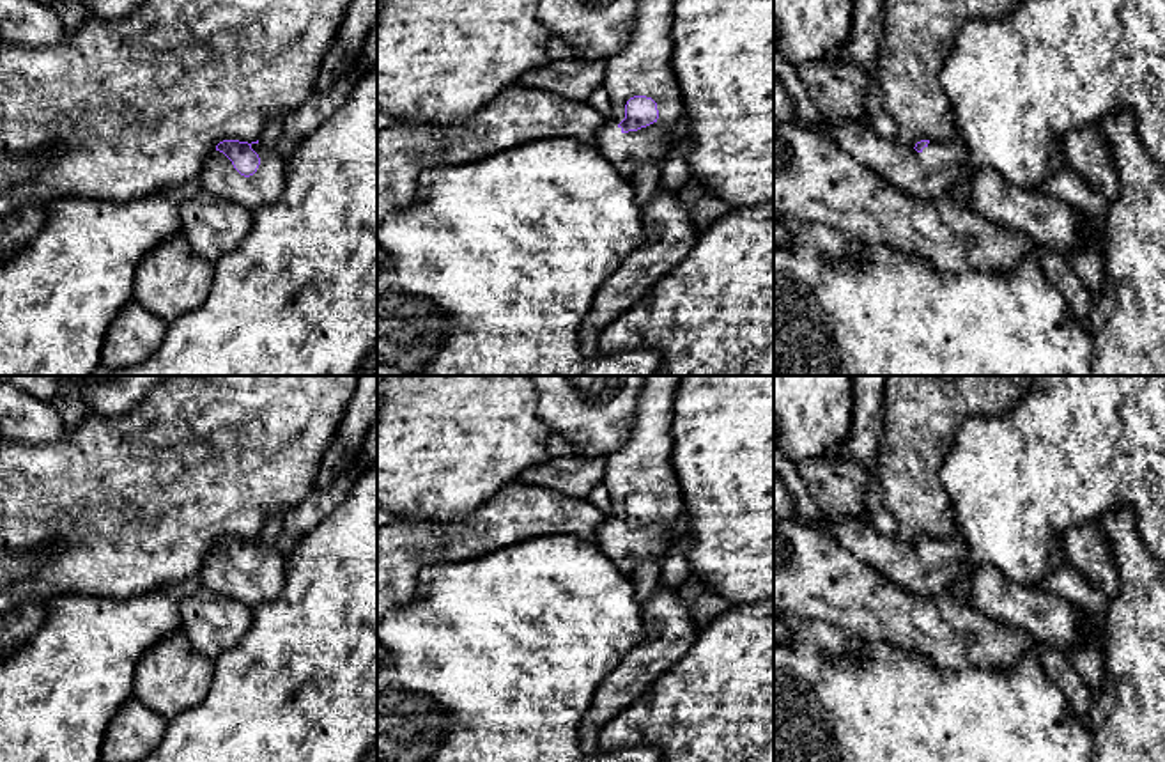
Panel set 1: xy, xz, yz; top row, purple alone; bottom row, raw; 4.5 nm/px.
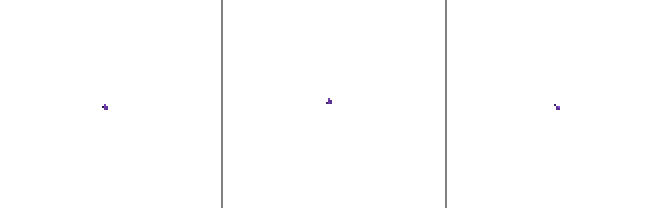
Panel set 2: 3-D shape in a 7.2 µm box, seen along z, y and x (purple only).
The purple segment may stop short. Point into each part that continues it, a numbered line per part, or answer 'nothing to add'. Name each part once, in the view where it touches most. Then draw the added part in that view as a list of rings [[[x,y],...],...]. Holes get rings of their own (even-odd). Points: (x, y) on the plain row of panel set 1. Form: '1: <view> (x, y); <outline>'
1: xz (643, 463); [[[644,376],[630,436],[606,459],[604,486],[611,494],[611,512],[597,530],[597,546],[630,578],[637,567],[666,558],[676,539],[673,525],[683,512],[671,434],[678,381],[680,376]],[[634,493],[652,494],[659,516],[623,530],[618,521]]]

